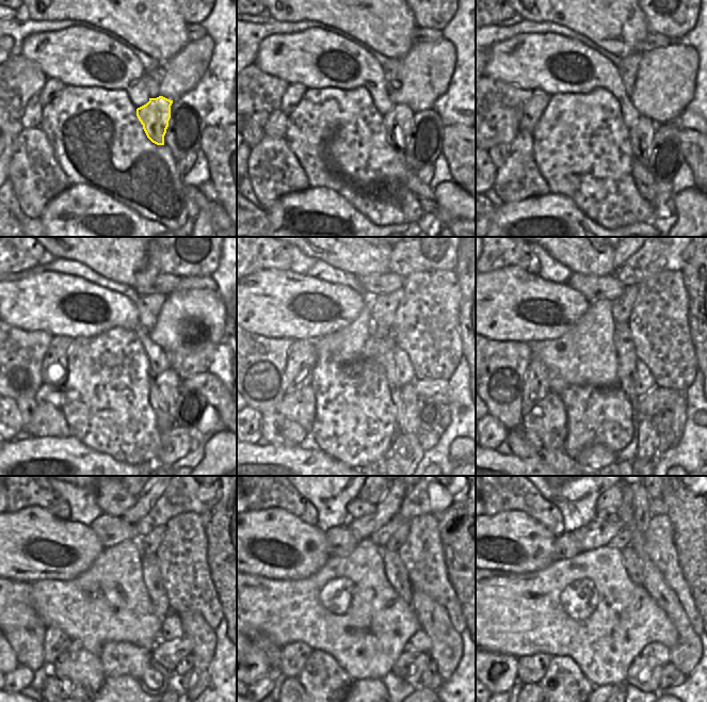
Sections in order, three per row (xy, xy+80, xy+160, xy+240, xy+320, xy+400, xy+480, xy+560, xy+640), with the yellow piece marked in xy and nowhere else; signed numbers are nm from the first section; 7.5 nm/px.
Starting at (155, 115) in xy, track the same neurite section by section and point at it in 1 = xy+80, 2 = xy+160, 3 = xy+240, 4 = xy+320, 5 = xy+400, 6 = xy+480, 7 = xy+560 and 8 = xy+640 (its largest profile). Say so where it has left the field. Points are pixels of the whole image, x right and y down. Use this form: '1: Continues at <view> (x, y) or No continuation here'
1: Continues at xy+80 (398, 122)
2: Continues at xy+160 (641, 133)
3: Continues at xy+240 (167, 382)
4: Continues at xy+320 (406, 419)
5: Continues at xy+400 (647, 435)
6: Continues at xy+480 (172, 692)
7: No continuation here
8: No continuation here.

